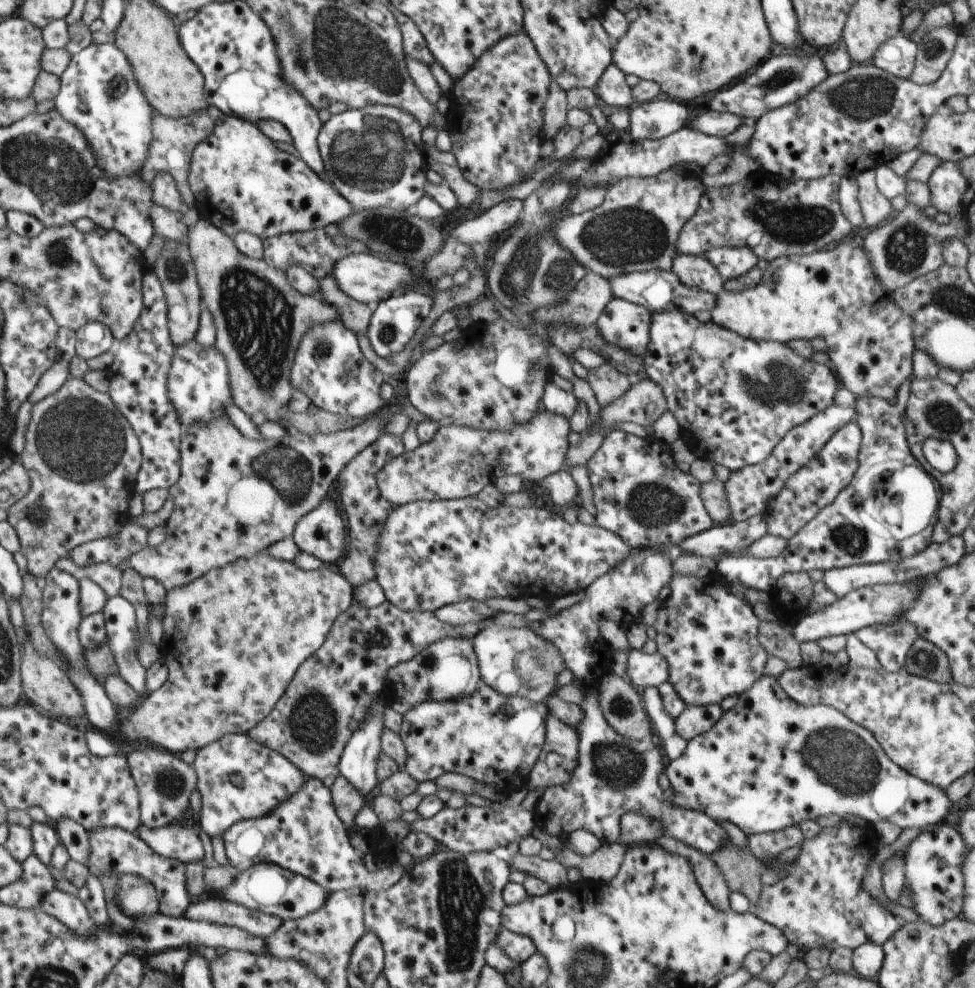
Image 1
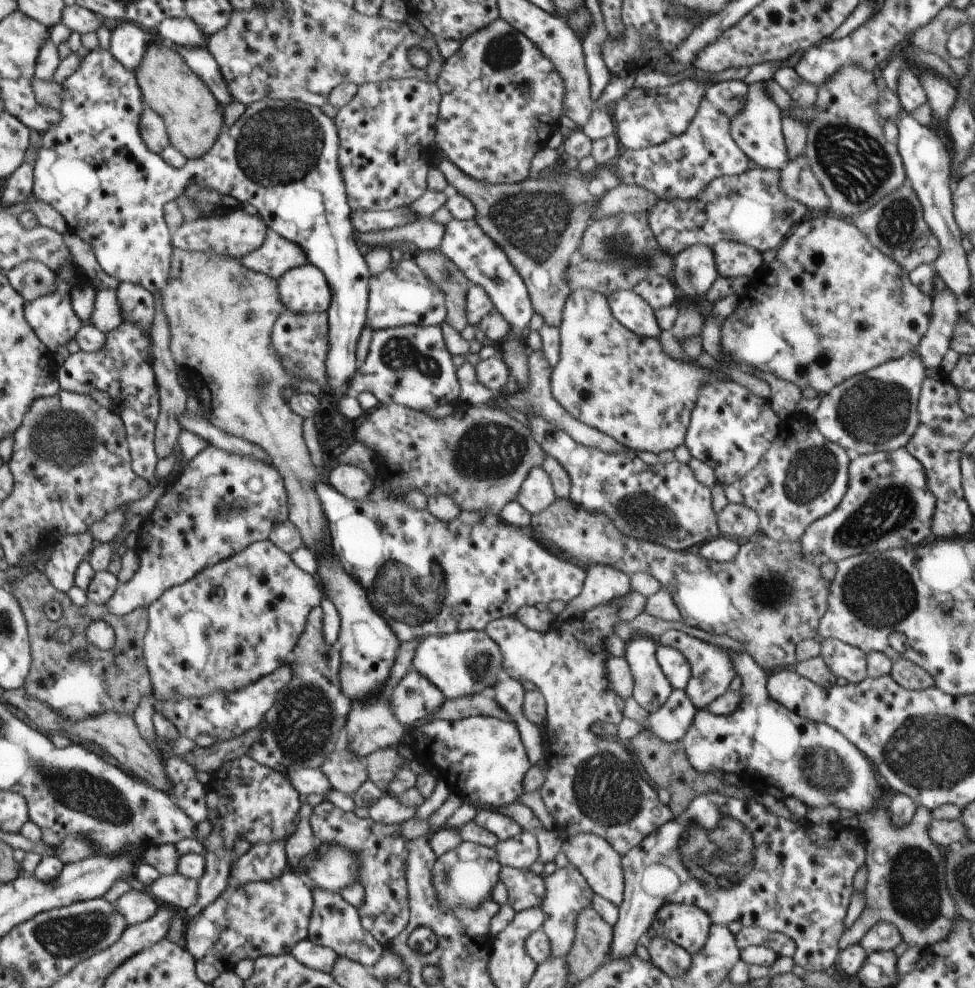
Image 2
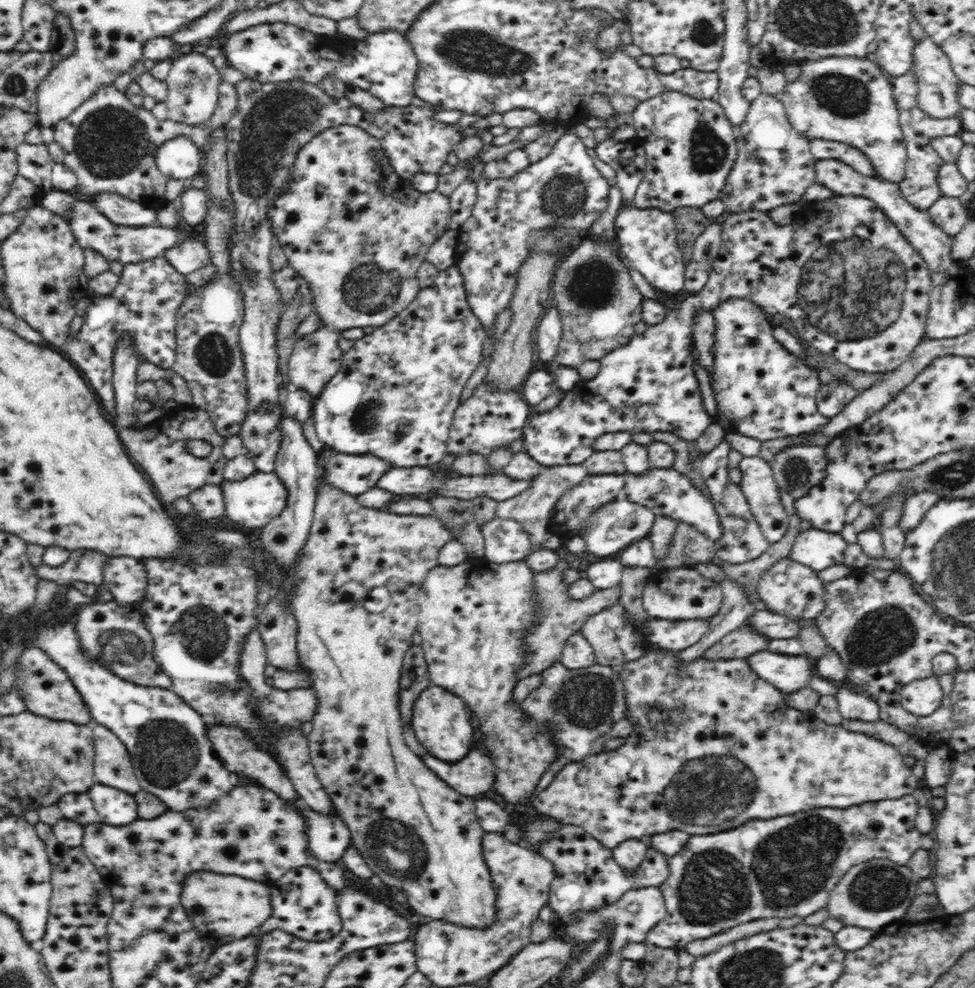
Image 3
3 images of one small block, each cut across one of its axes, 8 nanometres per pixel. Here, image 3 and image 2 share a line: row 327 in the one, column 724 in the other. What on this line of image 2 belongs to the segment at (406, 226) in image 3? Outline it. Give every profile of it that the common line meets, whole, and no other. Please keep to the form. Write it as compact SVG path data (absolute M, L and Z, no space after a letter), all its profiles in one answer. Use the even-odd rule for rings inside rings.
M826 213L818 218L804 219L796 226L794 232L789 237L783 240L779 246L779 250L774 260L774 264L769 269L759 272L759 284L747 287L745 296L742 299L742 304L738 305L732 314L722 322L720 338L720 350L722 354L722 364L726 364L728 368L740 368L748 366L748 368L756 368L762 372L774 374L780 380L792 382L798 388L814 388L819 396L823 396L830 392L834 386L838 386L841 382L858 376L872 370L889 360L898 360L910 352L917 350L920 340L926 331L931 319L932 310L932 296L924 294L918 286L912 284L909 279L909 272L901 265L896 263L893 259L888 258L882 254L867 238L856 228L853 220L845 219L844 217L836 216L835 214Z

